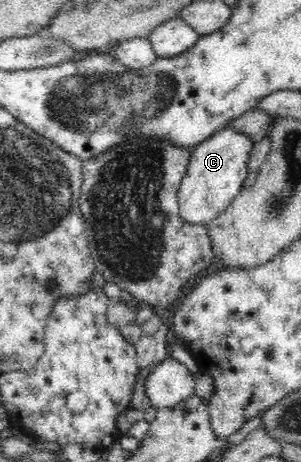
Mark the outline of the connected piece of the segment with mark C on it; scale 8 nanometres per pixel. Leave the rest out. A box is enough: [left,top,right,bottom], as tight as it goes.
[178,127,254,224]

